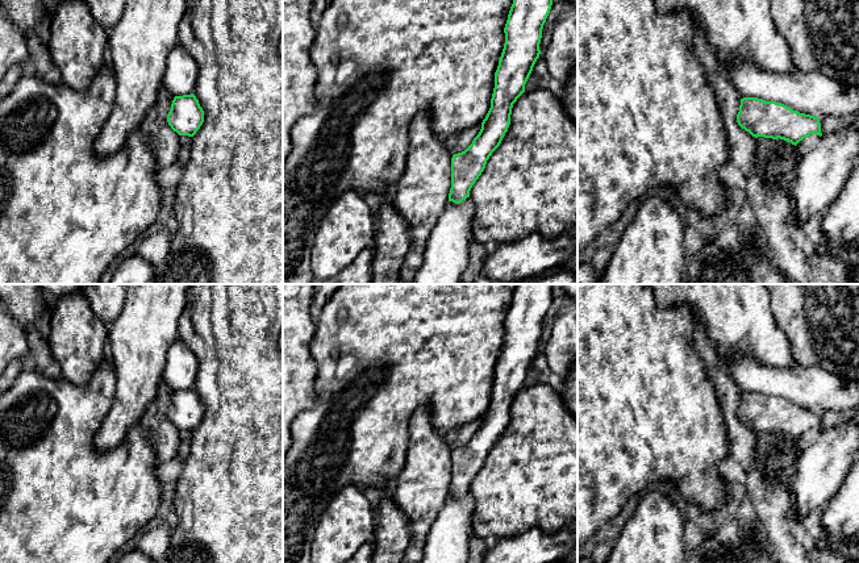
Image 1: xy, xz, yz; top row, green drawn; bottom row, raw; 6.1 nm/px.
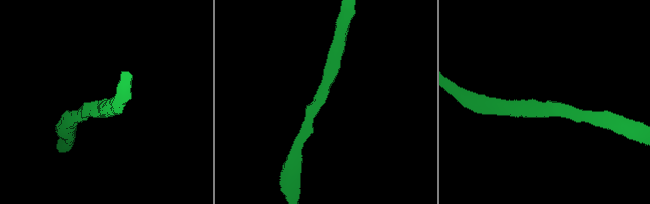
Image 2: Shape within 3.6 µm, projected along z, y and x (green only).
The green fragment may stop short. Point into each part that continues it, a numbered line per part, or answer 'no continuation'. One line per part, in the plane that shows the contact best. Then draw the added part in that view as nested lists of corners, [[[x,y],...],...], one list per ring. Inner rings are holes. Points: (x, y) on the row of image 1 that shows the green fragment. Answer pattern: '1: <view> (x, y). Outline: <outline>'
no continuation

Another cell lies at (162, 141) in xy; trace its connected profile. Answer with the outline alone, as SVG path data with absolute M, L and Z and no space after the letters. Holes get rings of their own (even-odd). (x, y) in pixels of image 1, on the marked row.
M162 87L154 107L141 124L141 130L146 134L147 147L154 155L157 171L178 160L180 135L167 122L174 97Z

